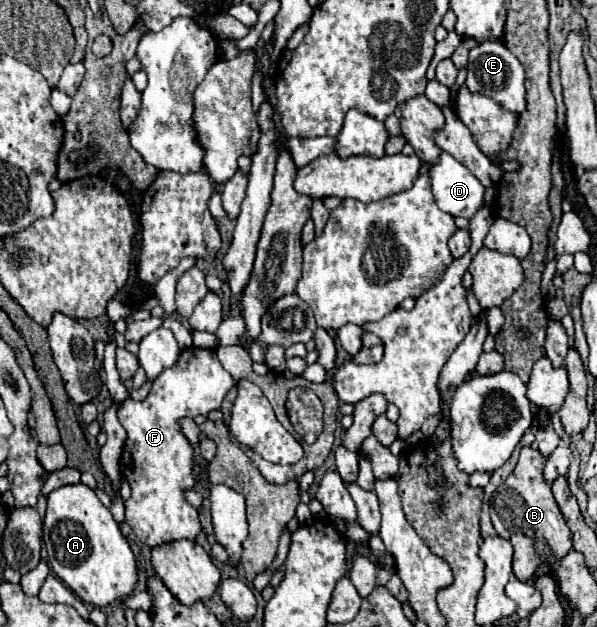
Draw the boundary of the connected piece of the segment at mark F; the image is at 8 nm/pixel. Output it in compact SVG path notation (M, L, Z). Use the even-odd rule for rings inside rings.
M189 347L181 353L177 363L169 369L165 369L155 381L149 391L149 395L143 401L135 401L133 397L127 397L125 403L119 407L119 421L127 431L127 441L123 445L123 455L121 455L121 475L127 479L131 485L131 497L125 501L125 521L137 535L141 543L147 547L155 549L163 543L179 541L179 539L191 539L195 541L197 535L201 533L201 523L199 523L199 513L195 507L191 507L185 499L185 491L195 489L197 485L197 463L195 463L195 451L187 437L181 433L181 419L183 417L197 417L205 415L213 409L219 409L225 395L233 389L235 379L221 367L217 355L213 349L197 349Z

